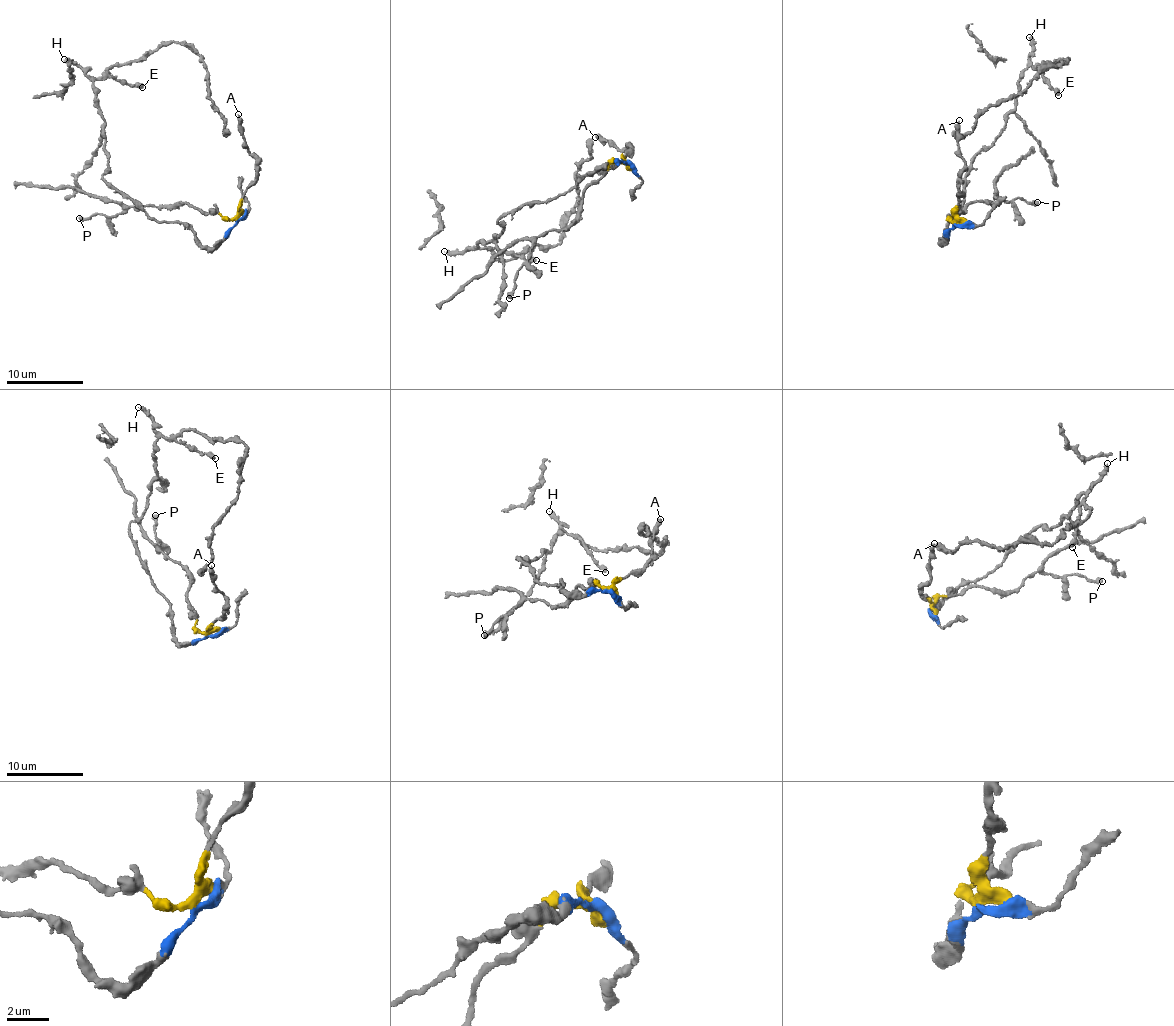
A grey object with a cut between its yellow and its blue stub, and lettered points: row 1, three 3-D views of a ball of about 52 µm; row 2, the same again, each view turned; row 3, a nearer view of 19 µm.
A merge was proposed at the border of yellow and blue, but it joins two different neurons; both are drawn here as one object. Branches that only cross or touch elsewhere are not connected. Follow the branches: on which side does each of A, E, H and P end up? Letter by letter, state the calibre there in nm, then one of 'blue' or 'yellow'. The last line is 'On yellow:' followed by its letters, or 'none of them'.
A: 340 nm | yellow
E: 480 nm | blue
H: 320 nm | blue
P: 400 nm | yellow
On yellow: A, P

